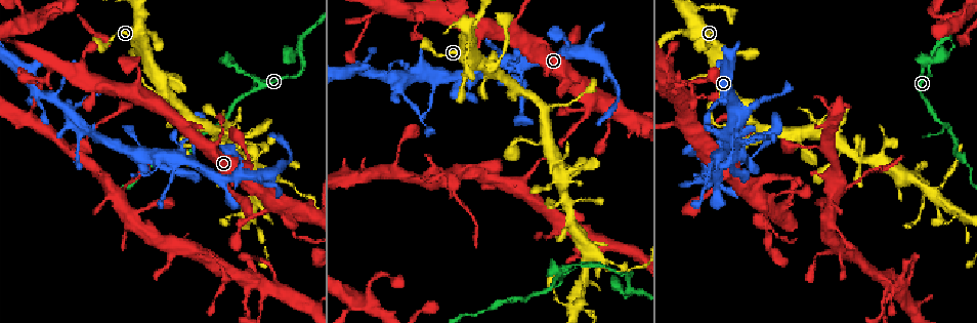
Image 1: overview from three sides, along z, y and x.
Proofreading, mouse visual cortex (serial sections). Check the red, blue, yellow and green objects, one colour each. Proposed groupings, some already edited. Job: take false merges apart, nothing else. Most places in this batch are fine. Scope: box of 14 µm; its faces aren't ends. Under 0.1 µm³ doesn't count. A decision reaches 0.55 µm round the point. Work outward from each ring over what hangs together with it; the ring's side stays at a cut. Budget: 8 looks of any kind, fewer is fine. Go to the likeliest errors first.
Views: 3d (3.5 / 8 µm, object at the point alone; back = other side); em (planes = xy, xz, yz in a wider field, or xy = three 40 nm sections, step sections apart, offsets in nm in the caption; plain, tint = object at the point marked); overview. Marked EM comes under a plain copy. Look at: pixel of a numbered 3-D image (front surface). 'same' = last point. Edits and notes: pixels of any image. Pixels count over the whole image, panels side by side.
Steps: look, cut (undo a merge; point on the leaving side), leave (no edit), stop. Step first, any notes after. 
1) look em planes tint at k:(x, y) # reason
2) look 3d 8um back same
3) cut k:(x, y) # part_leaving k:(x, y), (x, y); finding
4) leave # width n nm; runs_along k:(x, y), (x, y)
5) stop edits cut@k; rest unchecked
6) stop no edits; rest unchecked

look 3d 3.5um at 1:(943, 39) # a fork

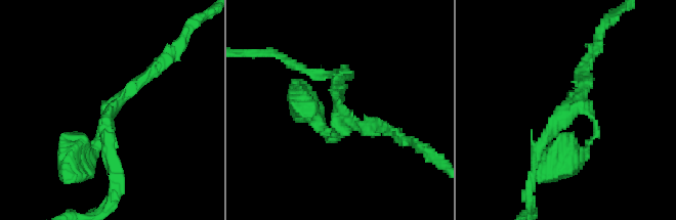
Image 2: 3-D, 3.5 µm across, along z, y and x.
look em xy step 1 tint at 2:(338, 114) # arms 3; arm_widths 150, 200, 200 nm; shape alone is not enough

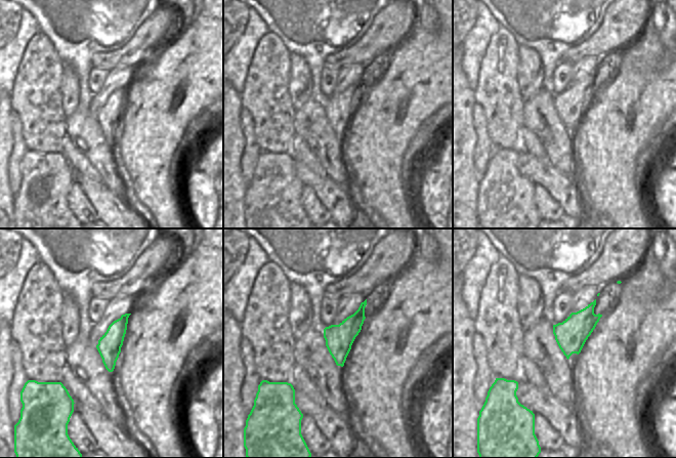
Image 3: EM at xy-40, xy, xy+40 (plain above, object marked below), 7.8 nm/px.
leave # runs_along 2:(344, 77), (334, 139), (319, 124); one cell here

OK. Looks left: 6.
look 3d 3.5um at 1:(47, 79) # sharp bend

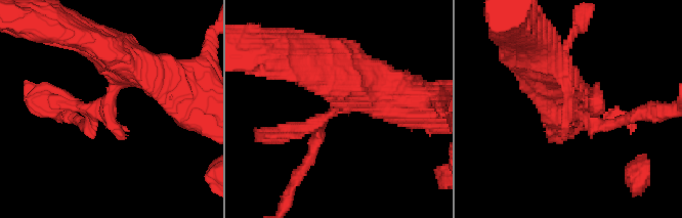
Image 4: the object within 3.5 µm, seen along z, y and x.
look em xy step 3 tint at 4:(570, 98) # need the tissue

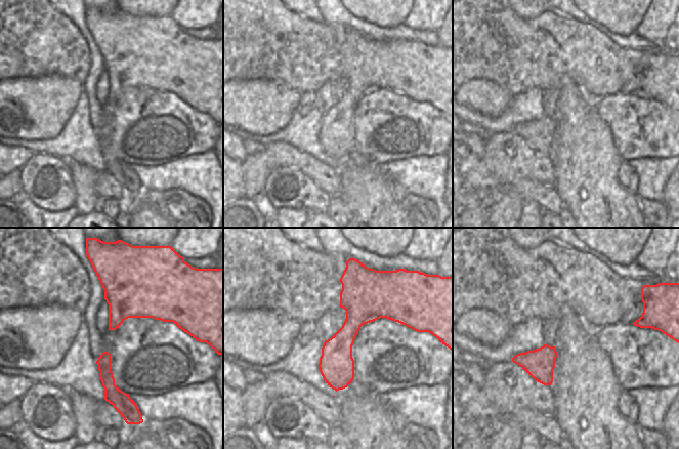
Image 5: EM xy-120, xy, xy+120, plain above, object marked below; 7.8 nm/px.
leave # width 280 nm; runs_along 4:(383, 91), (321, 120), (307, 159); one cell here

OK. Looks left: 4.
look 3d 3.5um at 1:(572, 172) # calibre changes

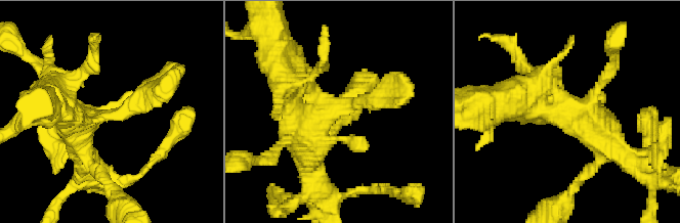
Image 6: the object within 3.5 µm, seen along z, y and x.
look em xy step 1 tint at 6:(331, 114) # now the EM

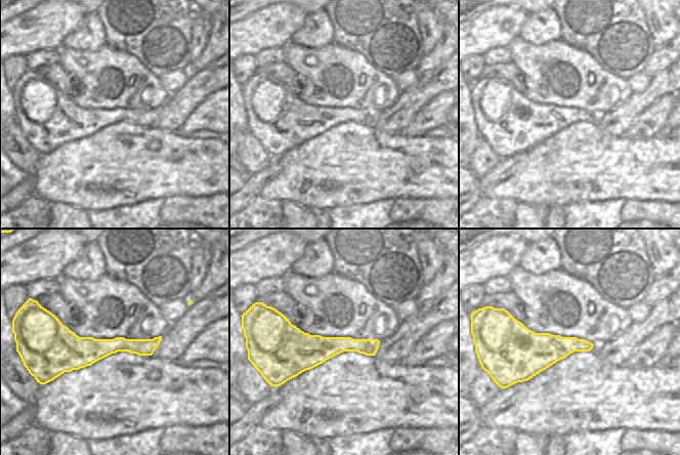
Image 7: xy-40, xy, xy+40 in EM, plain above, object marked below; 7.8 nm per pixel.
look em xy step 2 tint same # another direction

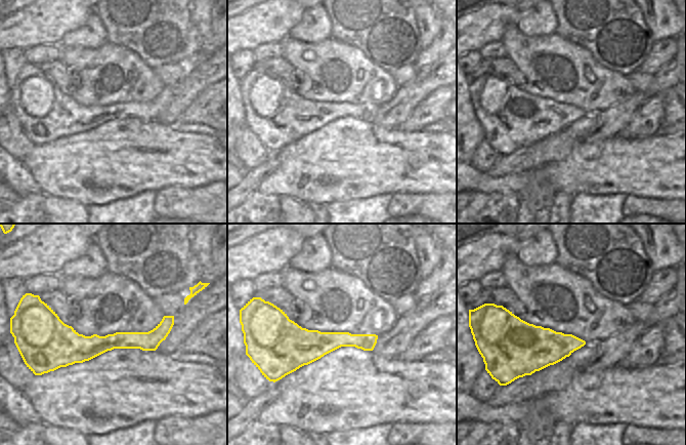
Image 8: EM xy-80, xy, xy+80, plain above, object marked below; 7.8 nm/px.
leave # runs_along 6:(62, 107), (120, 114), (161, 86); one cell here

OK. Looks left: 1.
look 3d 3.5um at 1:(770, 197) # calibre changes

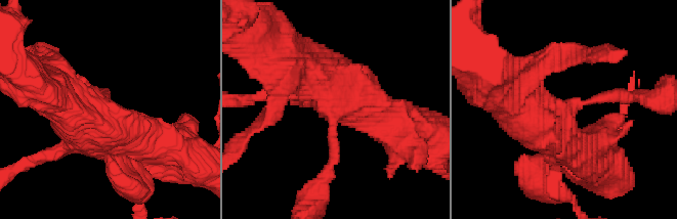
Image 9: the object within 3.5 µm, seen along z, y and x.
leave # runs_along 9:(312, 77), (382, 124), (426, 134); continuous, no second cell

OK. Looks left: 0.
stop no edits; rest unchecked

